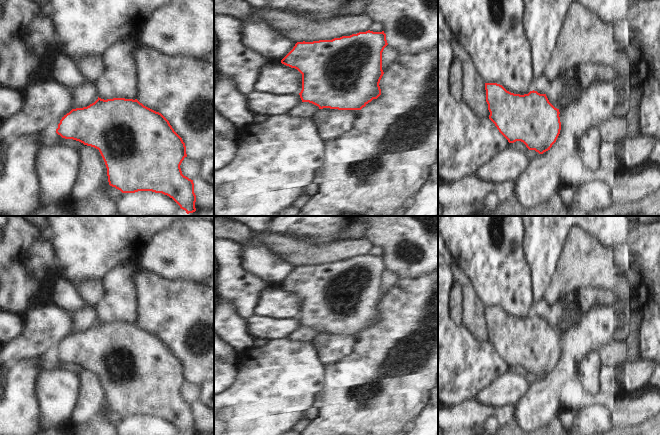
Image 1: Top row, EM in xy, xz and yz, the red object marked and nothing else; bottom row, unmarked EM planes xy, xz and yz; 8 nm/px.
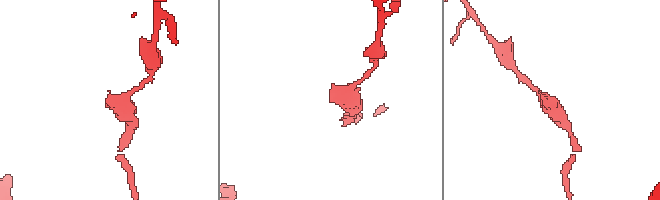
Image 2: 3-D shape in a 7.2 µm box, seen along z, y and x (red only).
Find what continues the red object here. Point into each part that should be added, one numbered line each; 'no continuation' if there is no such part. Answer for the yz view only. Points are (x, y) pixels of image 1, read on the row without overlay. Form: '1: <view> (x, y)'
no continuation

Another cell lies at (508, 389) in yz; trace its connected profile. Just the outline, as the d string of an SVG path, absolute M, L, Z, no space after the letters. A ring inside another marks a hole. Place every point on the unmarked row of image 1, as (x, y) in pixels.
M507 372L484 389L477 400L497 407L517 405L529 393L531 385L525 377Z

